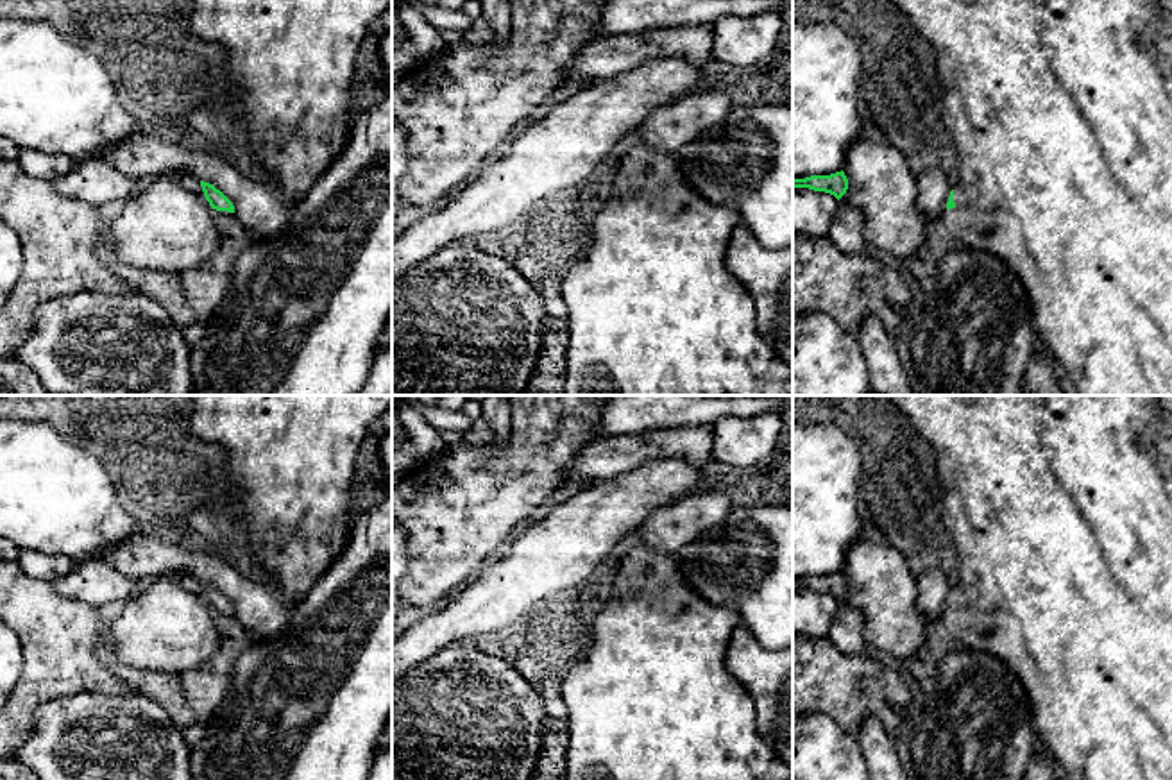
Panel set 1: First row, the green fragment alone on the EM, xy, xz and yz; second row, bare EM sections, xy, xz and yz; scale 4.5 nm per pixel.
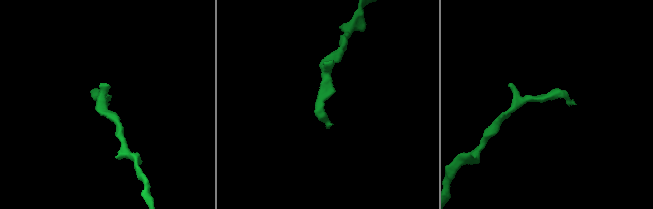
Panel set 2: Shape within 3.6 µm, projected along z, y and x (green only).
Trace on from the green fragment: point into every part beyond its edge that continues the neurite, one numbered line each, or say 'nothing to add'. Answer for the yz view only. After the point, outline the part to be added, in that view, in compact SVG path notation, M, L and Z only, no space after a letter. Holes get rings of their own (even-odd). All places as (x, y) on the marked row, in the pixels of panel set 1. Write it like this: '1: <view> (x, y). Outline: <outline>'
1: yz (1060, 118). Outline: M893 0L911 25L936 50L943 86L943 123L957 156L959 181L954 184L952 209L945 209L945 227L964 245L1000 258L1022 281L1032 302L1034 333L1057 360L1081 395L1172 395L1172 97L1165 89L1167 64L1154 50L1138 43L1159 7L1158 0Z

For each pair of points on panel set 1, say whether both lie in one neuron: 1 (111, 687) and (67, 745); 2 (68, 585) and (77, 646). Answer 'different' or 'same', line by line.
1: different
2: different

